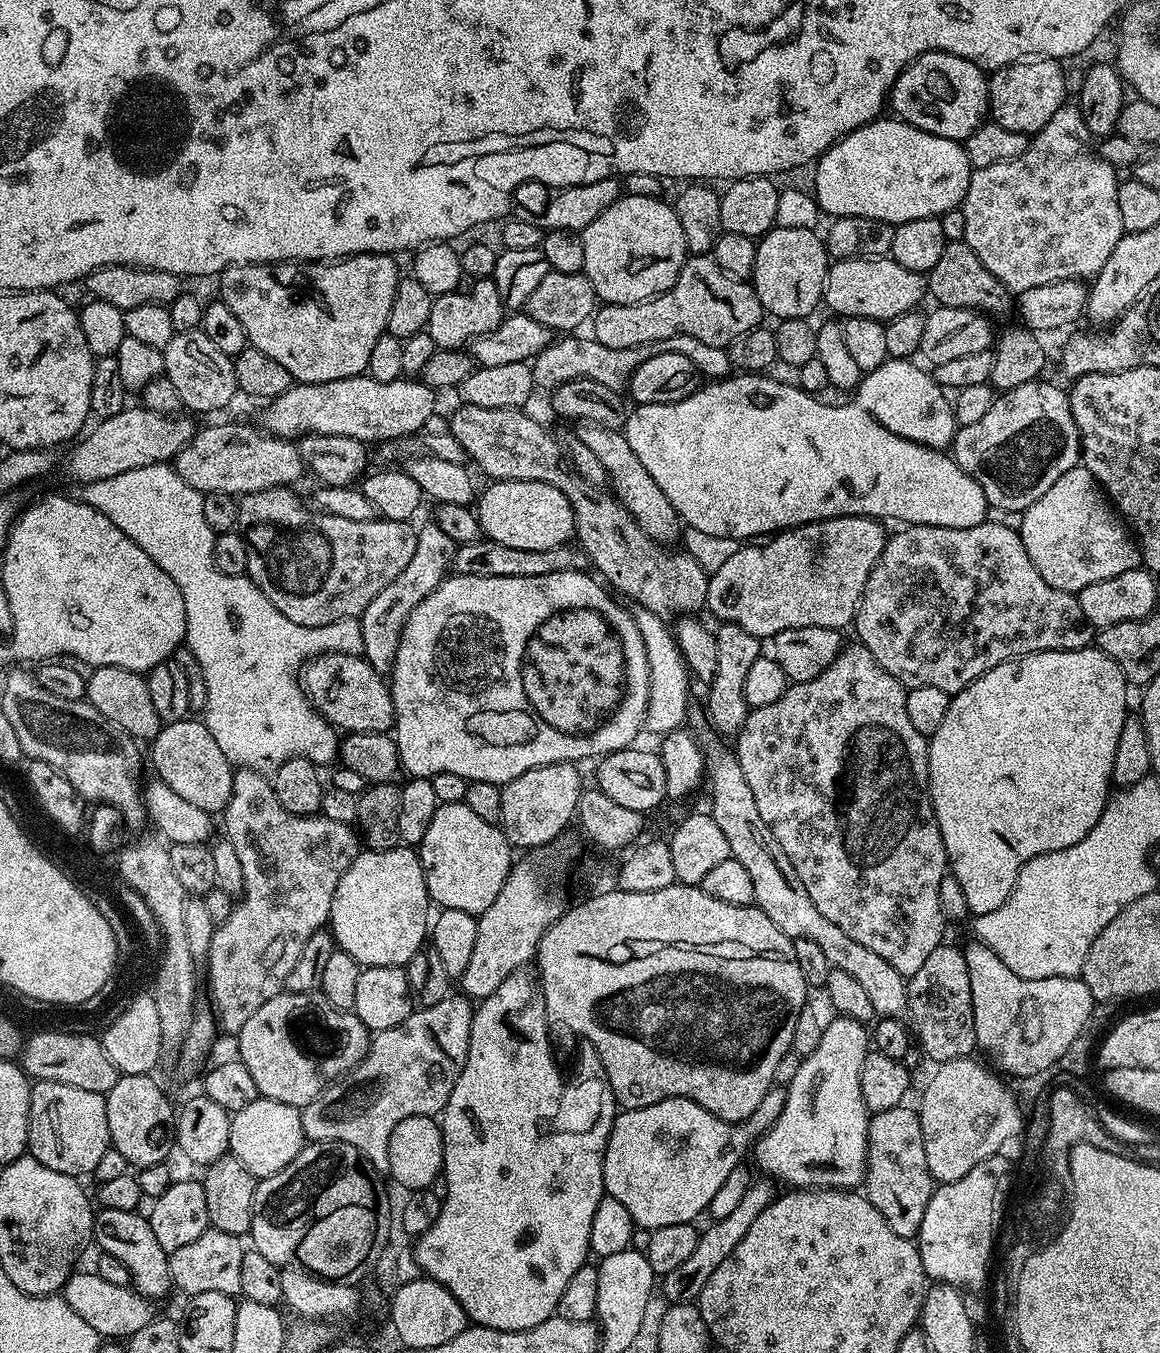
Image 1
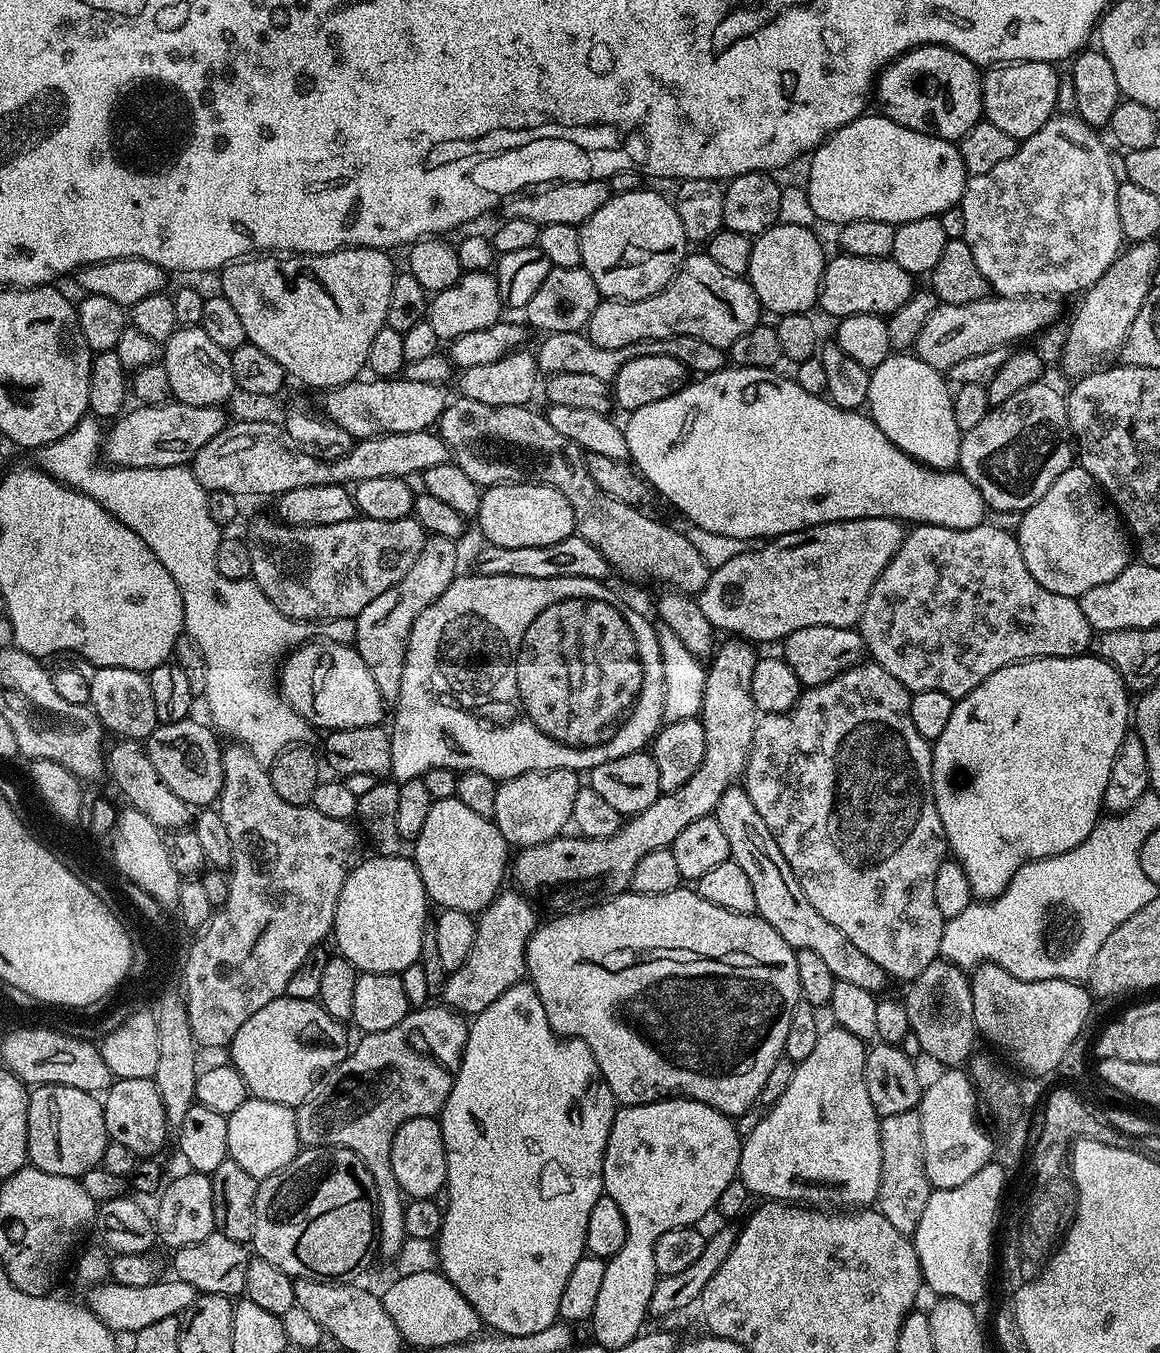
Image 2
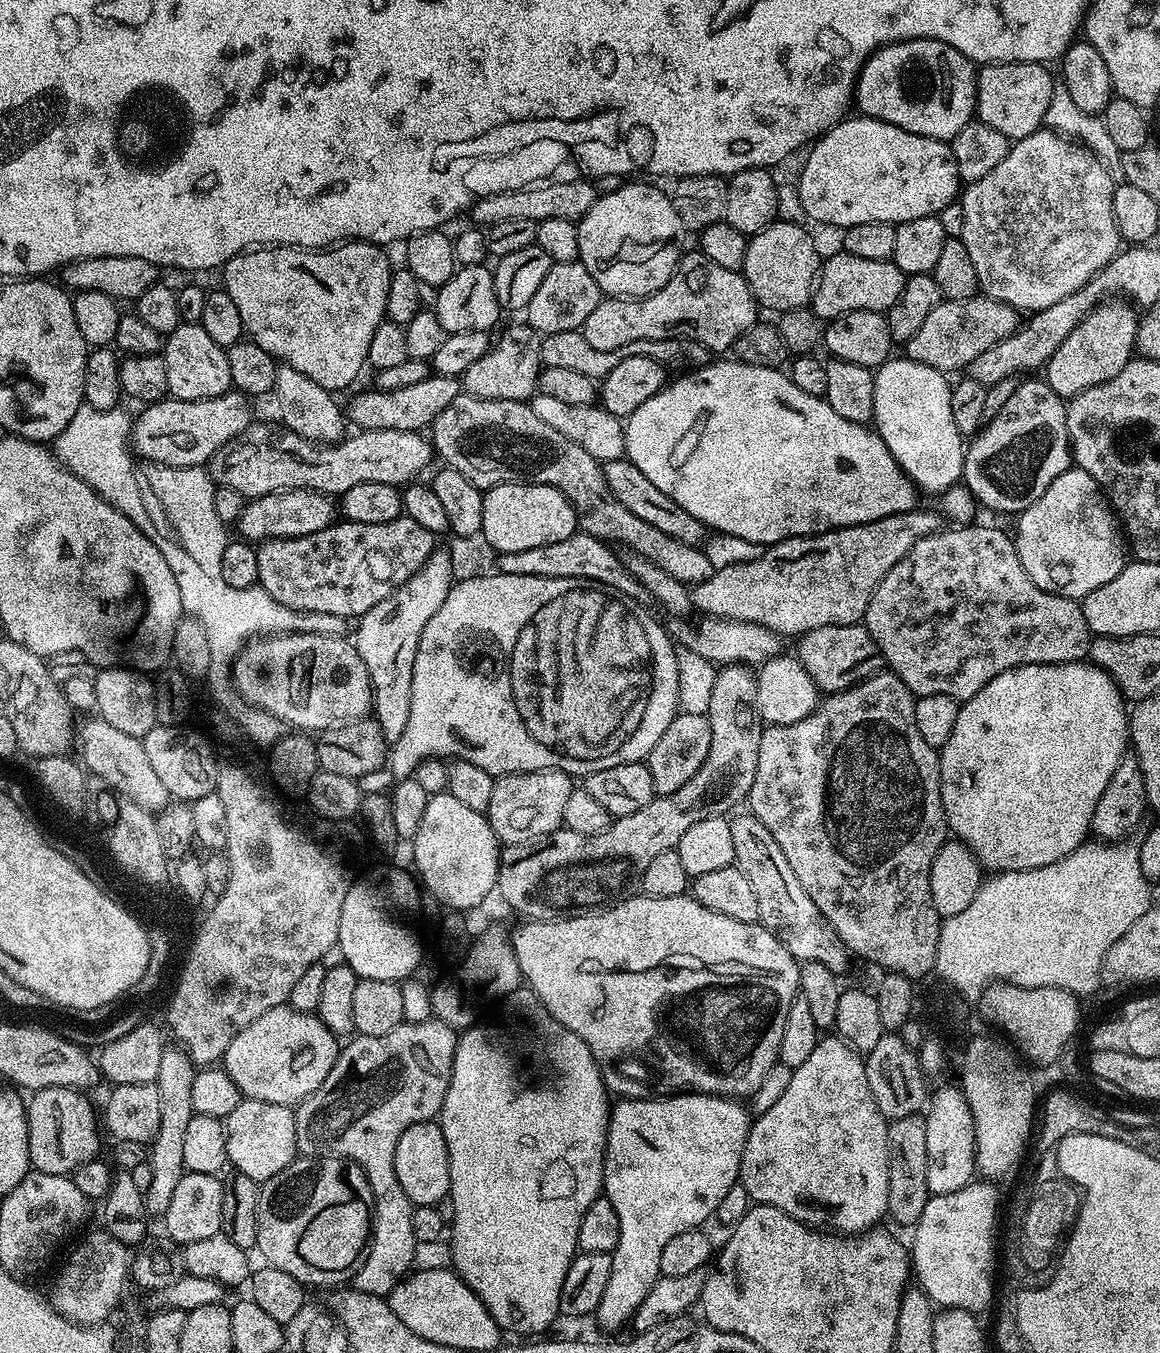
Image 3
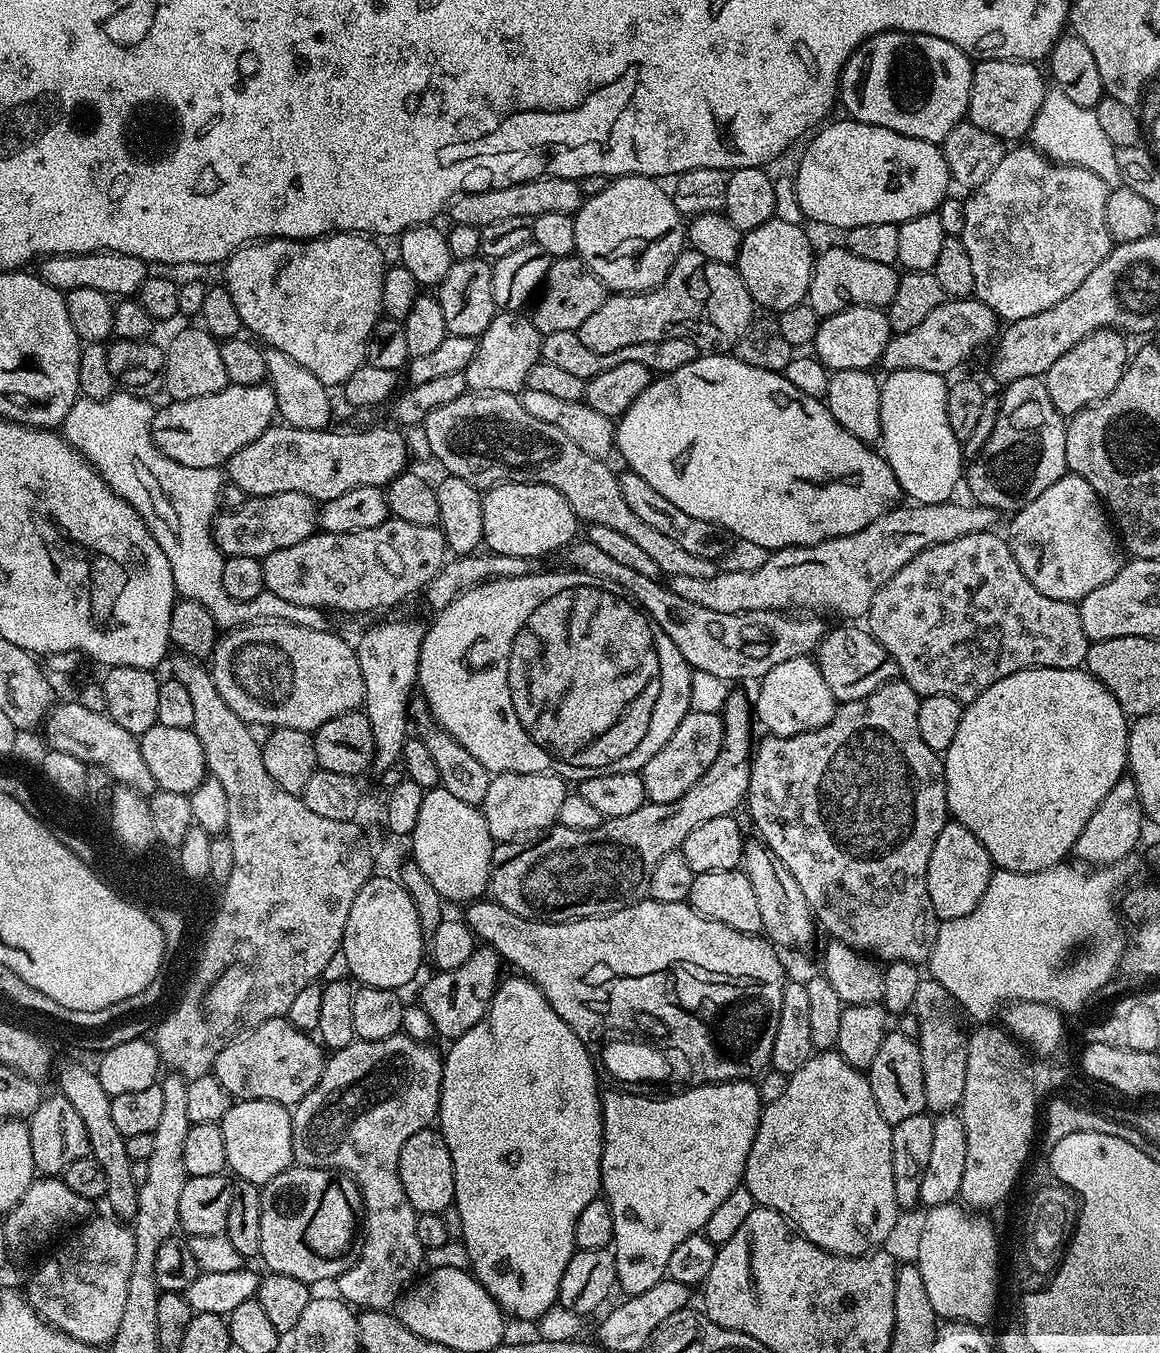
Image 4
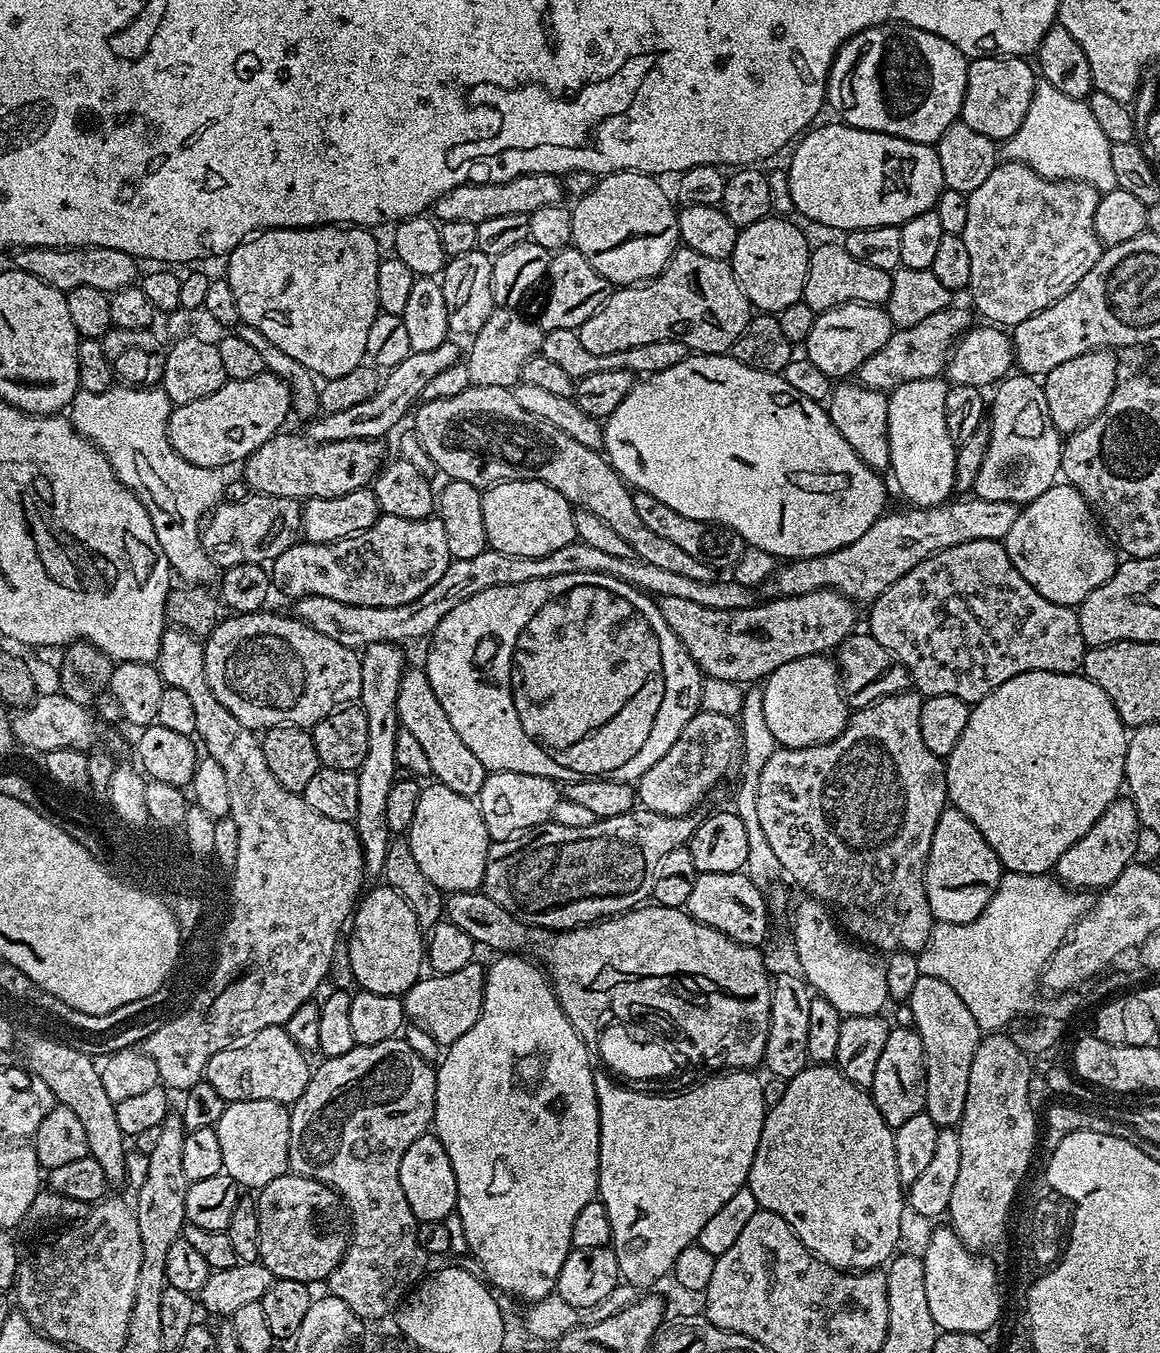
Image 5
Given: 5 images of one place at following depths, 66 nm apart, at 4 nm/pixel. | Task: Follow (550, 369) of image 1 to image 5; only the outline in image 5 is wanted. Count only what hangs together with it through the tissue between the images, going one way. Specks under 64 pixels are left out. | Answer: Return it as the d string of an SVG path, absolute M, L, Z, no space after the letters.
M575 328L545 332L544 341L539 351L539 355L550 358L550 362L555 362L565 374L570 374L574 378L619 368L639 374L641 377L653 376L662 370L670 370L670 366L678 366L678 362L682 362L689 354L690 349L677 340L646 342L646 346L634 346L630 350L622 350L618 354L590 354L590 350L586 350L586 346L582 346L582 338Z

